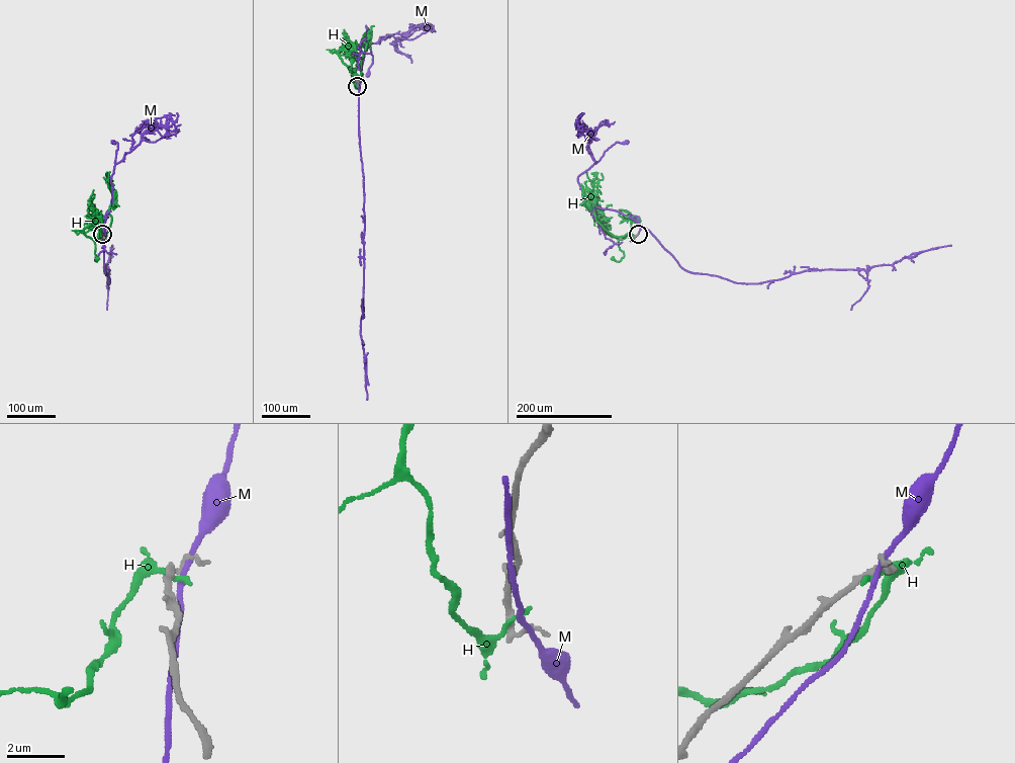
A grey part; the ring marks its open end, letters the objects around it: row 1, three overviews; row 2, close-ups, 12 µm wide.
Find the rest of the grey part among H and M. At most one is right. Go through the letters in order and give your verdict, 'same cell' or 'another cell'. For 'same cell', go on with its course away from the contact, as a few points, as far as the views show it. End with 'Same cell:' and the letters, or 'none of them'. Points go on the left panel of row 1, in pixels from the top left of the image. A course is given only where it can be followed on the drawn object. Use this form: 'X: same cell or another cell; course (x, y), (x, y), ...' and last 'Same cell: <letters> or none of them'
H: another cell
M: another cell
Same cell: none of them

